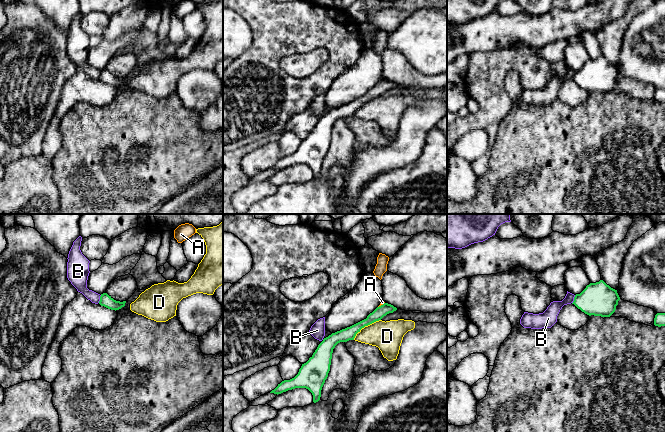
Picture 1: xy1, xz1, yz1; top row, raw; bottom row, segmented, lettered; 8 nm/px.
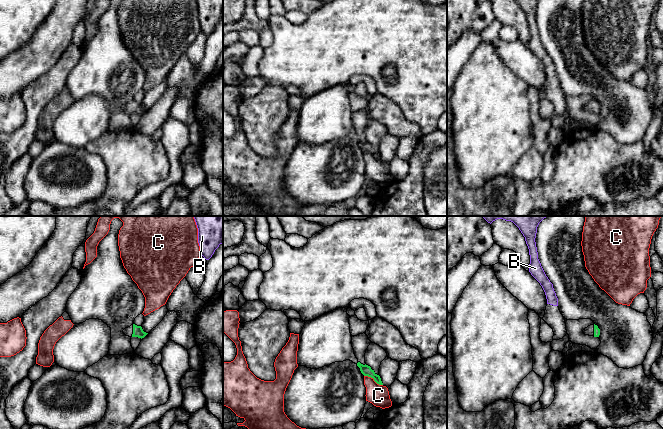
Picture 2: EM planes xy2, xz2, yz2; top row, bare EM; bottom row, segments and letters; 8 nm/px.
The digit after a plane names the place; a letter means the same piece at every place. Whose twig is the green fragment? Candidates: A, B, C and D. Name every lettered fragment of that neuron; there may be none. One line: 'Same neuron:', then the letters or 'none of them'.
Same neuron: none of them

